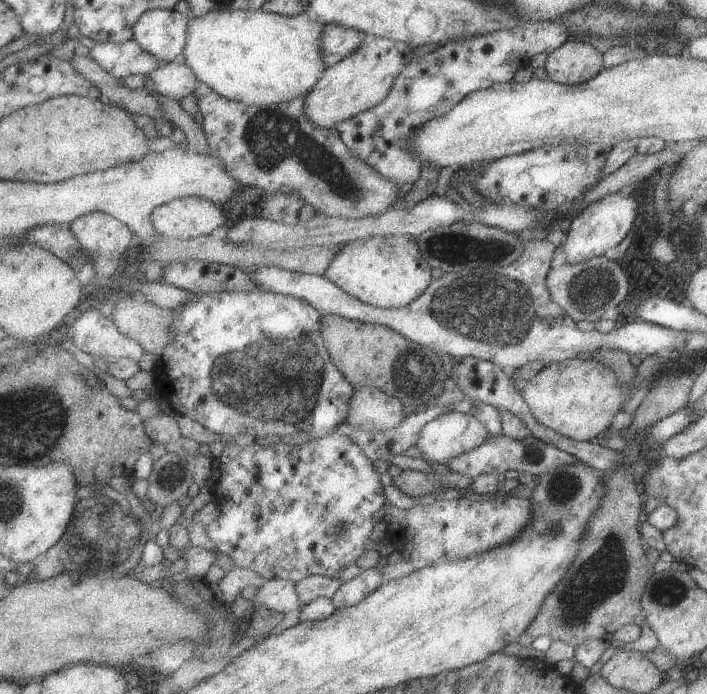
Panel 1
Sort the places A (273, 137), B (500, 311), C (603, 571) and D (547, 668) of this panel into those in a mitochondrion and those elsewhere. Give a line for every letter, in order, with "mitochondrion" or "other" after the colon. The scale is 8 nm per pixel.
A: mitochondrion
B: mitochondrion
C: mitochondrion
D: other

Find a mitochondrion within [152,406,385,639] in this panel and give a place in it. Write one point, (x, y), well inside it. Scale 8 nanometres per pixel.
(338, 527)

